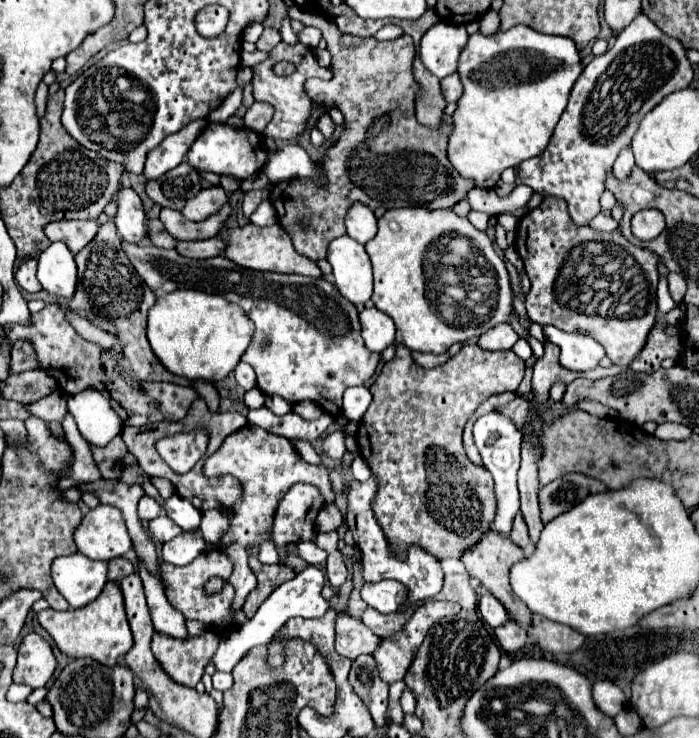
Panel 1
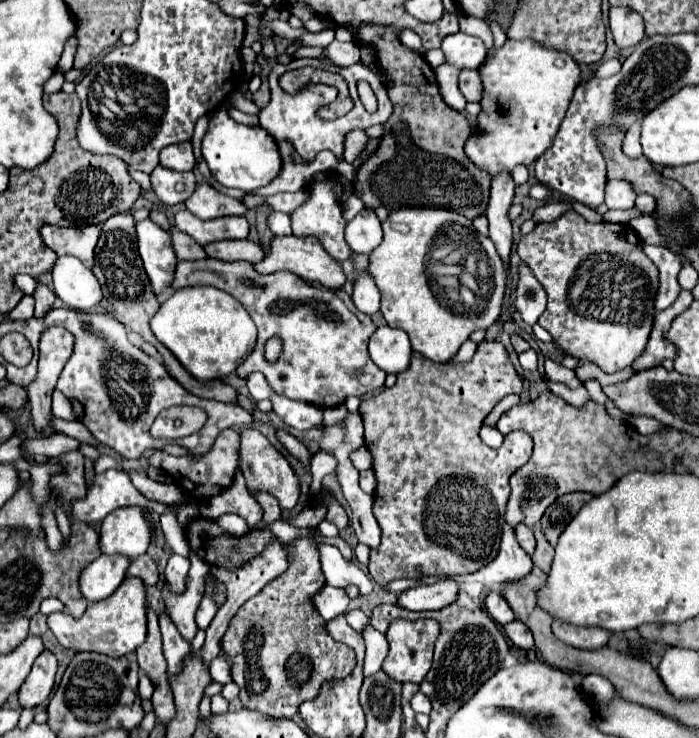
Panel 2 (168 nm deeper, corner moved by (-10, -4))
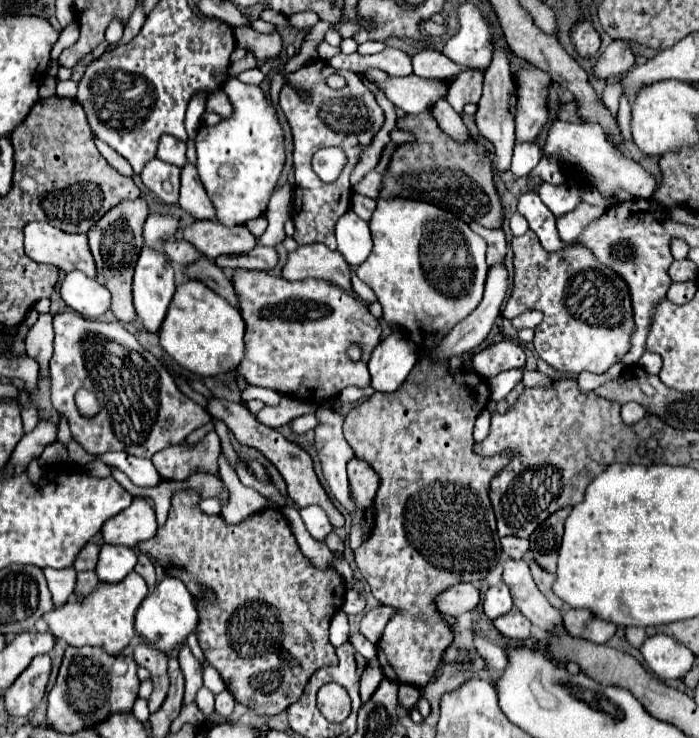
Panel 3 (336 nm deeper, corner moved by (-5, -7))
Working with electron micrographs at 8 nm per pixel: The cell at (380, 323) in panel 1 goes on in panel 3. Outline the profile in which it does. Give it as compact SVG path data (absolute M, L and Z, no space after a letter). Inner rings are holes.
M393 331L389 337L381 339L371 353L371 387L383 393L399 389L399 385L403 385L417 359L419 349L415 347L415 343L405 333Z

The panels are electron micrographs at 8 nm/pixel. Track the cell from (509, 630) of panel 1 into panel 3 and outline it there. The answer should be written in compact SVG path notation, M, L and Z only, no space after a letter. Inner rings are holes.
M511 611L499 619L493 621L495 627L499 629L501 635L513 639L513 641L525 641L529 639L529 629L531 629L531 621L521 615L519 611Z

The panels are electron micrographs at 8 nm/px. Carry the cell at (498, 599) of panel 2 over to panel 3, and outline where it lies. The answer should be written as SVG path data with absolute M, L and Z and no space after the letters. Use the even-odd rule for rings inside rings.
M499 583L491 589L487 589L485 597L483 597L483 611L485 615L493 621L501 615L507 615L513 607L513 601L511 601L511 595L509 595L509 589L505 583Z

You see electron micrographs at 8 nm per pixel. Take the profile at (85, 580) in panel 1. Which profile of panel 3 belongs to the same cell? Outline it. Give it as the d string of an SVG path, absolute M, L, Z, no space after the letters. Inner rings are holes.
M105 543L99 551L95 573L99 577L99 583L119 583L133 571L135 563L137 555L133 549Z

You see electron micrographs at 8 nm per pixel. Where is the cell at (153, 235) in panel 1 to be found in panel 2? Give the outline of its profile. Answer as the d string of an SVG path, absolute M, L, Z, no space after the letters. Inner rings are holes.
M172 230L172 244L174 244L174 252L176 252L178 260L204 260L204 258L208 258L204 248L184 232Z

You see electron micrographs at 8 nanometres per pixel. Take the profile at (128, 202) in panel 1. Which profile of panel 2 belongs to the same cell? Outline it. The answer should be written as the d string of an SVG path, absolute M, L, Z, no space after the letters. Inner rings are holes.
M152 220L138 222L136 232L138 232L140 258L150 278L152 292L160 296L164 290L170 288L178 264L178 258L172 250L172 238L166 230L156 226Z

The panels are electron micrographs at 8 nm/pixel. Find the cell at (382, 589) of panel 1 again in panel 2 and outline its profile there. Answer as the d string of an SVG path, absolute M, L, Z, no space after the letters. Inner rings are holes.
M440 580L436 584L416 586L416 588L404 590L398 596L398 606L408 610L440 610L456 602L458 590L460 590L458 582L454 580Z

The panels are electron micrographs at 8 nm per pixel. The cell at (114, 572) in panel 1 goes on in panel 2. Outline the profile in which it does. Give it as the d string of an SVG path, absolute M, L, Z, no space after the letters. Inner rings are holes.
M144 554L144 556L138 556L130 568L128 568L128 576L136 576L136 578L142 578L146 586L154 586L158 580L160 580L160 574L158 574L158 566L154 564L154 560Z

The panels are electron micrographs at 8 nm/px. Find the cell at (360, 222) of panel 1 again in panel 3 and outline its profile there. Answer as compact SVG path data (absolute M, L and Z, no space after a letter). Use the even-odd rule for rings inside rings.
M351 209L337 221L337 245L339 253L343 259L351 265L357 267L361 265L367 255L371 253L373 241L371 241L371 231L369 223L357 217Z

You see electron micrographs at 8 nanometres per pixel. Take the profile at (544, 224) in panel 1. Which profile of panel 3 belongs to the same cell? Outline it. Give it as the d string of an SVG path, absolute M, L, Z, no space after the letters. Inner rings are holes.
M527 231L521 237L513 237L513 263L515 263L515 277L513 277L513 297L507 301L503 309L503 317L511 320L527 309L543 311L541 325L535 327L535 351L537 355L549 363L551 367L567 373L603 373L613 363L619 363L623 355L631 349L631 335L635 329L633 323L633 307L631 307L631 293L627 283L613 271L607 269L597 261L589 247L583 243L575 243L565 247L563 251L545 251L533 231Z

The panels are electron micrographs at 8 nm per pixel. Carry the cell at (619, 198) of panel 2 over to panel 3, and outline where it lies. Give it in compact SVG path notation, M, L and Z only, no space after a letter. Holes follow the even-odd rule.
M555 121L549 129L545 155L559 159L563 163L575 163L577 167L583 167L593 179L595 189L607 197L617 197L617 191L627 191L629 195L637 197L649 197L655 191L655 179L635 161L619 155L615 147L607 141L603 129L599 125L583 125L583 123L567 123L567 121Z

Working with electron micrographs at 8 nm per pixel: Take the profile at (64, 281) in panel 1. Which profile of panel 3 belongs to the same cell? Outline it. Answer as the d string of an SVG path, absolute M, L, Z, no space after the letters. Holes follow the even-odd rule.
M81 271L67 273L59 285L59 291L61 299L87 319L99 319L111 305L109 289Z

